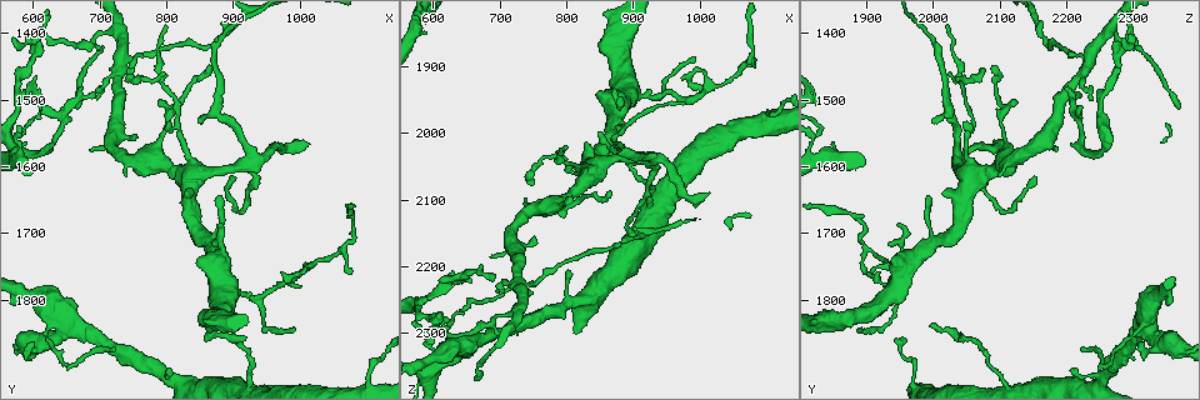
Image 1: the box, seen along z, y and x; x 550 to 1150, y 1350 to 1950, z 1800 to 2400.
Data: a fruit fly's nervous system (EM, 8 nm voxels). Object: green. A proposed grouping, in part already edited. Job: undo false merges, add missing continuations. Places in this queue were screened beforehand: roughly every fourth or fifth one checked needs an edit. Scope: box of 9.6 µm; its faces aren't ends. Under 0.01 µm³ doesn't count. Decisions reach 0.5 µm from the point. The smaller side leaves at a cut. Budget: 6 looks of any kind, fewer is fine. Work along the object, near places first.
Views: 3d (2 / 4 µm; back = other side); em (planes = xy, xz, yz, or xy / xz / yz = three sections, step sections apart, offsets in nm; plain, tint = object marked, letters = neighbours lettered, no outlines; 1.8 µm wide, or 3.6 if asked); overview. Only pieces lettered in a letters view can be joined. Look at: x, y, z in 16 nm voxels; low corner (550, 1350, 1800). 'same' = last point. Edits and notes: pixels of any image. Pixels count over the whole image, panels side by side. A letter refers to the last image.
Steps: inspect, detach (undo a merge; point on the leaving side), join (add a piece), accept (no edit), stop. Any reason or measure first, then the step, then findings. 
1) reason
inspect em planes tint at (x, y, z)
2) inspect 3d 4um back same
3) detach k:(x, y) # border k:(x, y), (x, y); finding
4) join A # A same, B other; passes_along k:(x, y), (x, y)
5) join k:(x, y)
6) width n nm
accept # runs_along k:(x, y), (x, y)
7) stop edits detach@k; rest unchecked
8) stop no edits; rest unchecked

sharp bend
inspect em yz step 16 tint at (610, 1400, 2295)

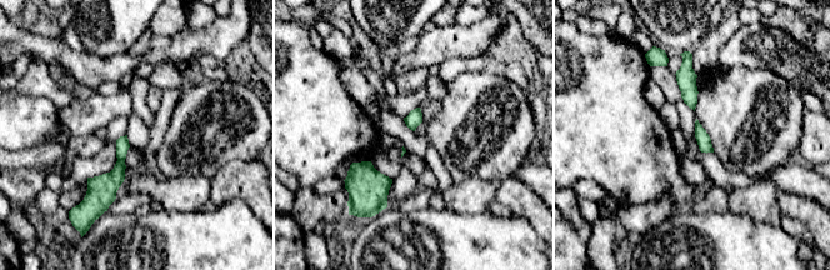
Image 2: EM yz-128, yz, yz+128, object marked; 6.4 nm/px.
inspect em yz step 16 letters same

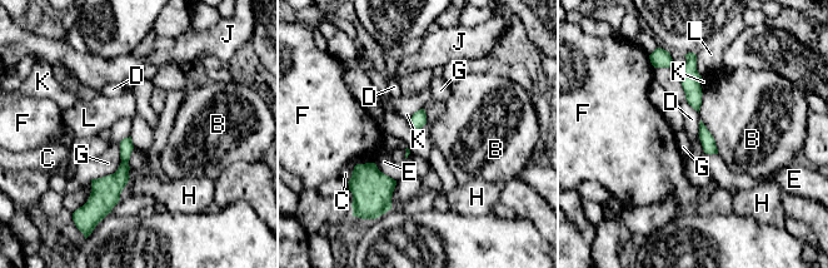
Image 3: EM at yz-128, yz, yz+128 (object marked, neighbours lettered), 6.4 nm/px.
detach 3:(105, 193) # B other, C other, D other, E other, F other, G other, H other, J other, K other, L other; border 3:(121, 162), (128, 170); two neurons meet here

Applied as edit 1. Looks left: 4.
inspect overview

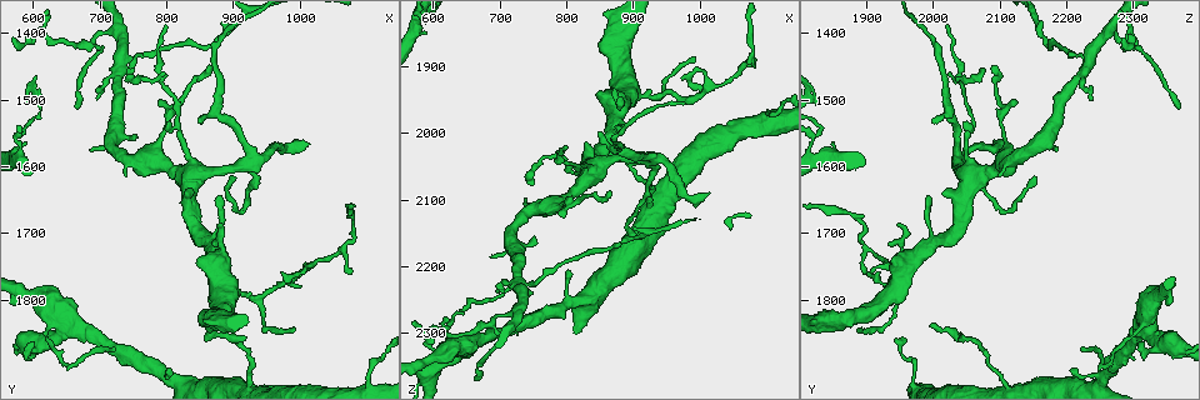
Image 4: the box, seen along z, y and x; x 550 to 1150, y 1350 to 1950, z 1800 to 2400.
sharp bend
inspect em planes letters at (990, 1570, 2095)

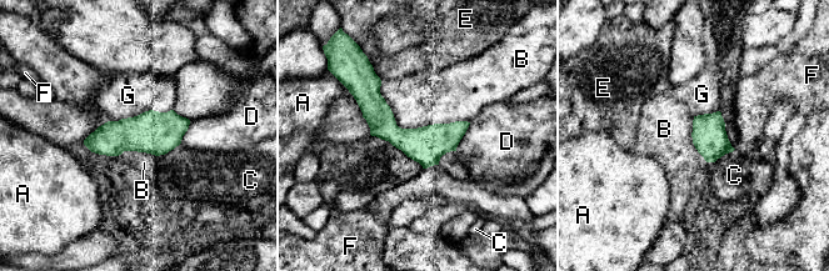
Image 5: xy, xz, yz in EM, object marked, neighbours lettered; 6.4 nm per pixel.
accept # A other, B other, C other, D other, E other, F other, G other; runs_along 5:(370, 76), (401, 139), (453, 147); one neuron here

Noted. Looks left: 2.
stop edits detach@3; rest unchecked

